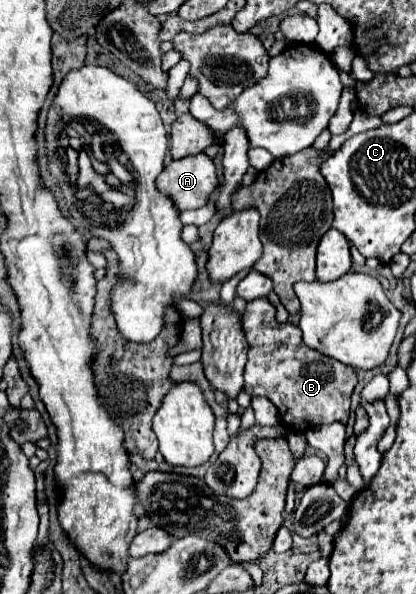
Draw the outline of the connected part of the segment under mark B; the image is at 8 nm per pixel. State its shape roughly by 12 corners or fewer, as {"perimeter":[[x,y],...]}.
{"perimeter":[[246,304],[244,390],[290,432],[346,424],[356,370]]}

